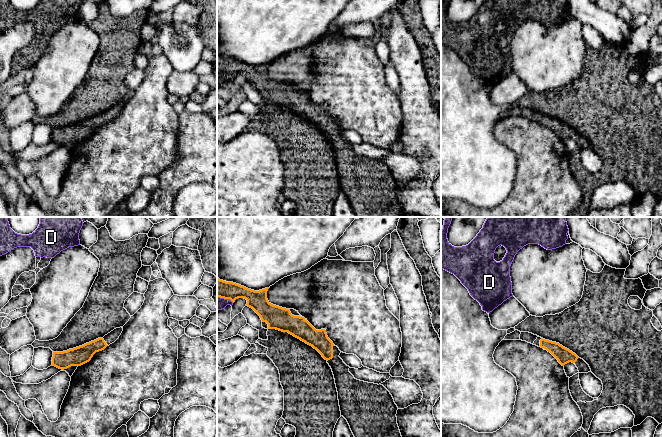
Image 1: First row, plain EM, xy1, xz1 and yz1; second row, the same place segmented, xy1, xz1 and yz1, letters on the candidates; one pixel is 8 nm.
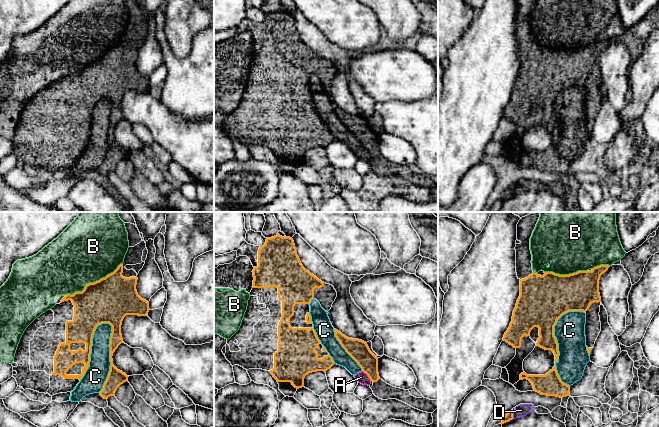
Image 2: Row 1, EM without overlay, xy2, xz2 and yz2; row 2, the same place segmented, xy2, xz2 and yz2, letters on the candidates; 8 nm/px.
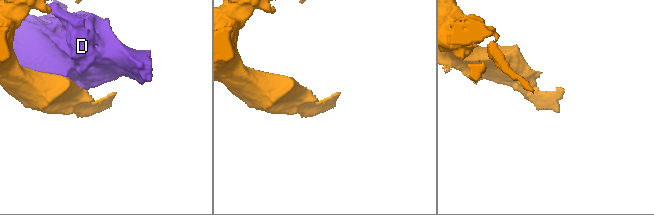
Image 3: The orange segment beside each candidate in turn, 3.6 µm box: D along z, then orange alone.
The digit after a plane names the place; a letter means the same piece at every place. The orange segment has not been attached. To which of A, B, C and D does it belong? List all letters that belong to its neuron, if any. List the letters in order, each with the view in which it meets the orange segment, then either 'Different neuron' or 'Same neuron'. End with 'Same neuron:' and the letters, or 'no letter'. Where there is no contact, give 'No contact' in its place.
A: Touches orange in xz2. Different neuron
B: Touches orange in xy2. Different neuron
C: Touches orange in xy2. Different neuron
D: Touches orange in yz2. Different neuron
Same neuron: no letter

